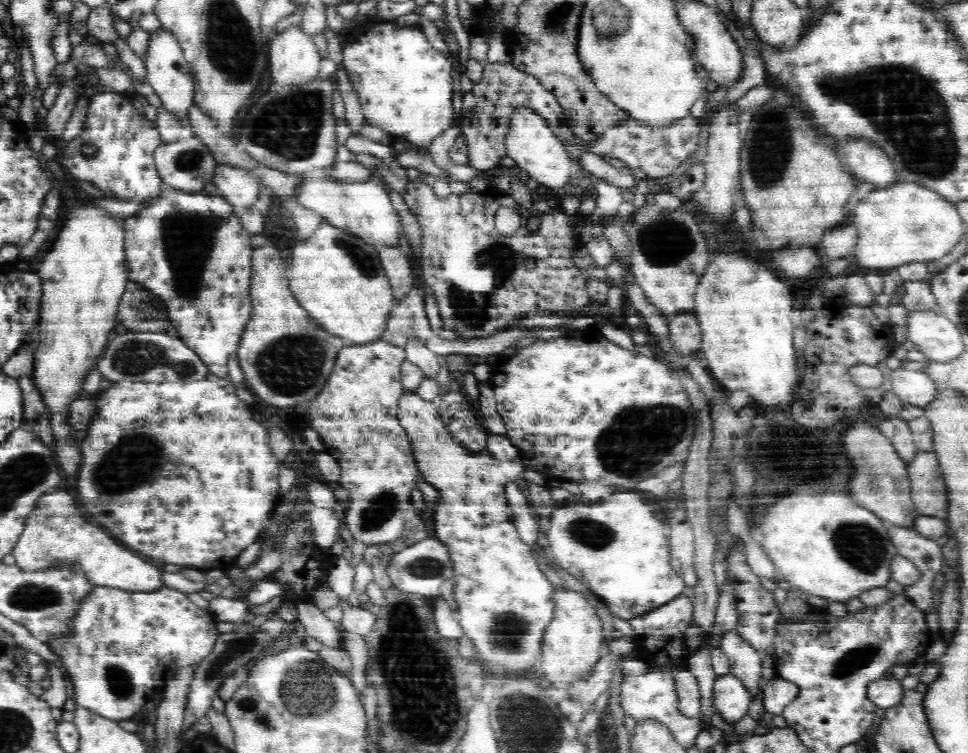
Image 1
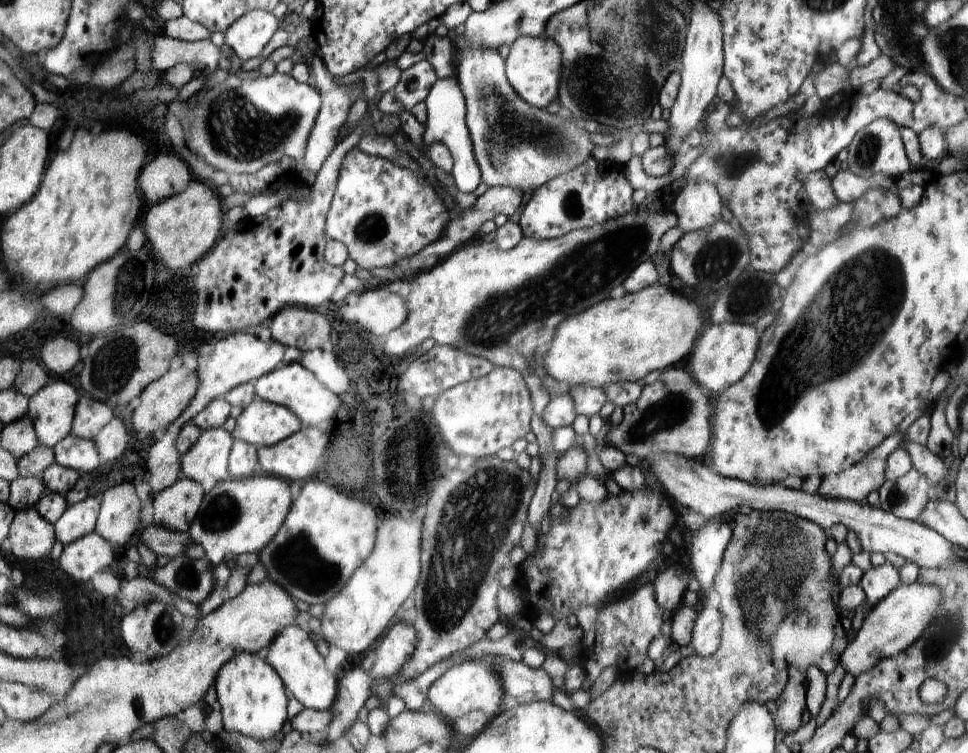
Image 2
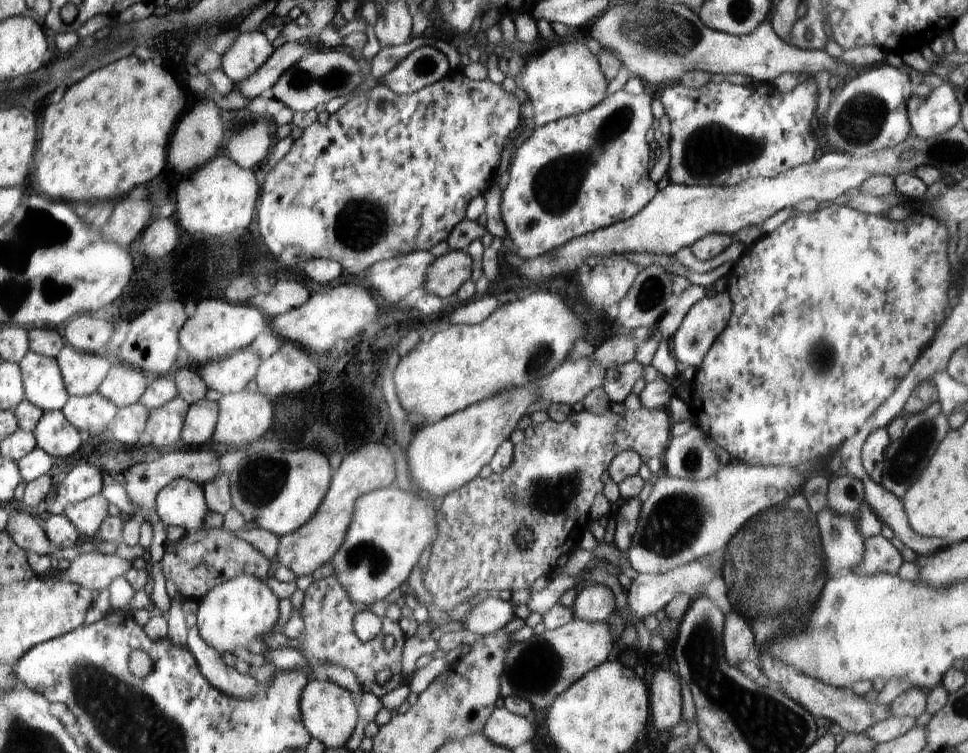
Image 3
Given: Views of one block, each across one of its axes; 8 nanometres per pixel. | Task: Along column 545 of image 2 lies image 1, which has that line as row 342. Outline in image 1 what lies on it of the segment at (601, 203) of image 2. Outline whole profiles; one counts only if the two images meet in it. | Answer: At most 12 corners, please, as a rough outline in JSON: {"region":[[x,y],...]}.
{"region":[[165,187],[122,220],[129,280],[242,386],[251,234]]}

